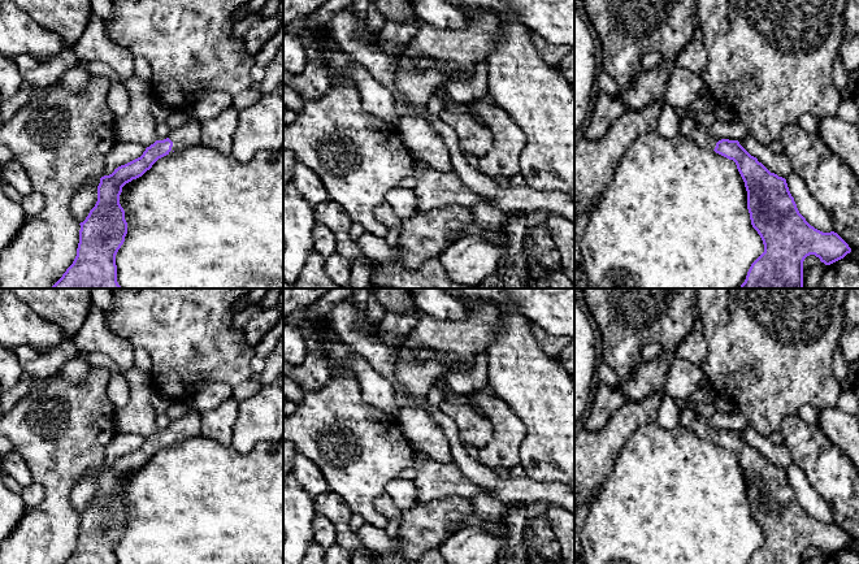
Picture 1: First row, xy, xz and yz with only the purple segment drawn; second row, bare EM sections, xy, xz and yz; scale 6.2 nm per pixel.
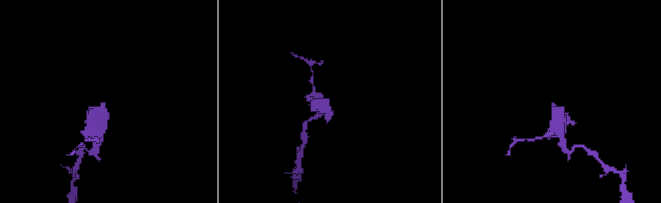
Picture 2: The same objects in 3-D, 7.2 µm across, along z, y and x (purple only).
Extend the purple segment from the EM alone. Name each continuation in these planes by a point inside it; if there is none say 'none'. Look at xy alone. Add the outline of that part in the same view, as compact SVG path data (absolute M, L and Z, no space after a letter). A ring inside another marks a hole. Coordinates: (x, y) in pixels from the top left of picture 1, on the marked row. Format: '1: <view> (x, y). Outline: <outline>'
1: xy (189, 134). Outline: M190 117L183 125L172 130L168 138L173 142L172 151L181 153L186 148L201 143L201 122Z

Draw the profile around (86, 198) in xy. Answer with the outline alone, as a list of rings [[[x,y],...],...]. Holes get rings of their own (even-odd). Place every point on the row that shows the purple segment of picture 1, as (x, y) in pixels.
[[[116,143],[105,159],[105,169],[100,177],[88,178],[74,195],[70,208],[74,218],[81,224],[97,201],[100,178],[112,174],[118,166],[125,165],[143,155],[146,148],[138,143]]]

